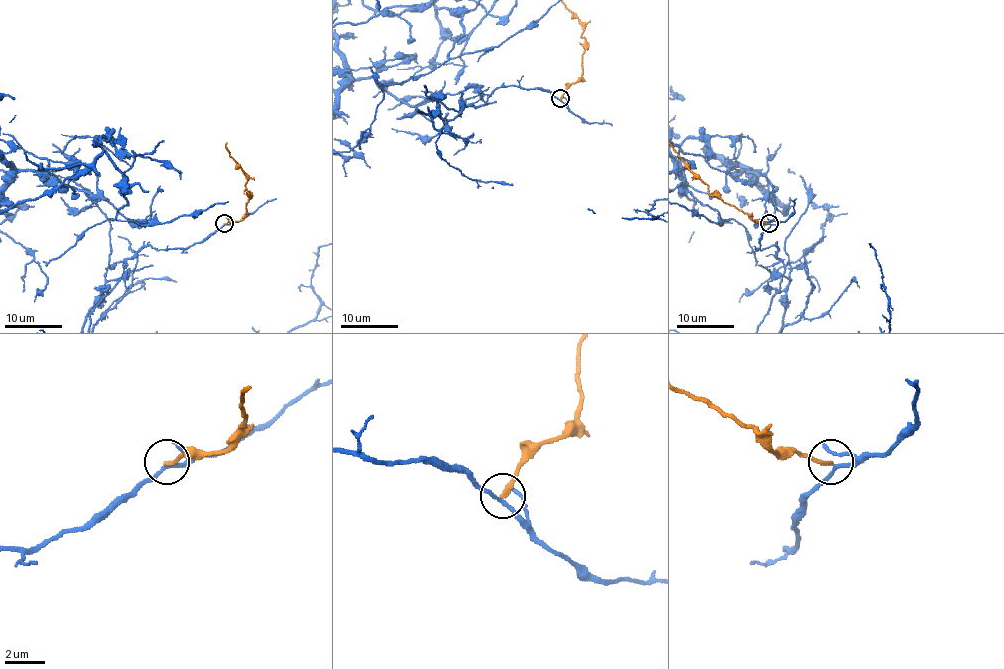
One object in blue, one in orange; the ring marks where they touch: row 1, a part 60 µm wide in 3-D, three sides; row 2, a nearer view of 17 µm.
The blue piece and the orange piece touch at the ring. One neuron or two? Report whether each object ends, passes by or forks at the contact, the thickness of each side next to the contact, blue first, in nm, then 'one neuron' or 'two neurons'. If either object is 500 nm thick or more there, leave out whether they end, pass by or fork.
blue passes by; orange ends; calibres 170 and 220 nm; two neurons

